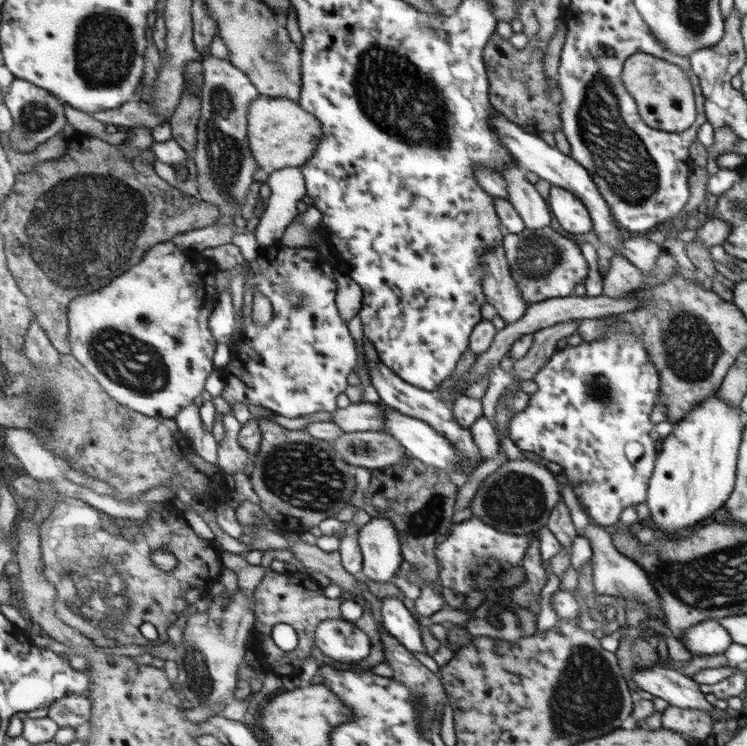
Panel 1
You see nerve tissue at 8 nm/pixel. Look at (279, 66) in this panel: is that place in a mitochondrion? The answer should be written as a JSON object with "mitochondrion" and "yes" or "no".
{"mitochondrion":"yes"}

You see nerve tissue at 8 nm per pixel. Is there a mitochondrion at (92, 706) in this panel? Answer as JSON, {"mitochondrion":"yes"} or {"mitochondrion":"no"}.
{"mitochondrion":"no"}

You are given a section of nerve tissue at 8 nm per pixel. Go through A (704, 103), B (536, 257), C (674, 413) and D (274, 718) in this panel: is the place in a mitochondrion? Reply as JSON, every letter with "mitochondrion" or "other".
{"A":"other","B":"mitochondrion","C":"other","D":"other"}

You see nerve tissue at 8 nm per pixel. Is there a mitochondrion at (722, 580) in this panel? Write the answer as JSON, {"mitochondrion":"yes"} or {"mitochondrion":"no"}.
{"mitochondrion":"yes"}

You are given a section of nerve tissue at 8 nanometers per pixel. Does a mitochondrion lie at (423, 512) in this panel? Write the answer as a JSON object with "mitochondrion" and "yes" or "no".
{"mitochondrion":"yes"}

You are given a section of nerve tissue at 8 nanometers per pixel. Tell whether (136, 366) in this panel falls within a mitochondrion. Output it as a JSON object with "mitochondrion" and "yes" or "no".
{"mitochondrion":"yes"}

